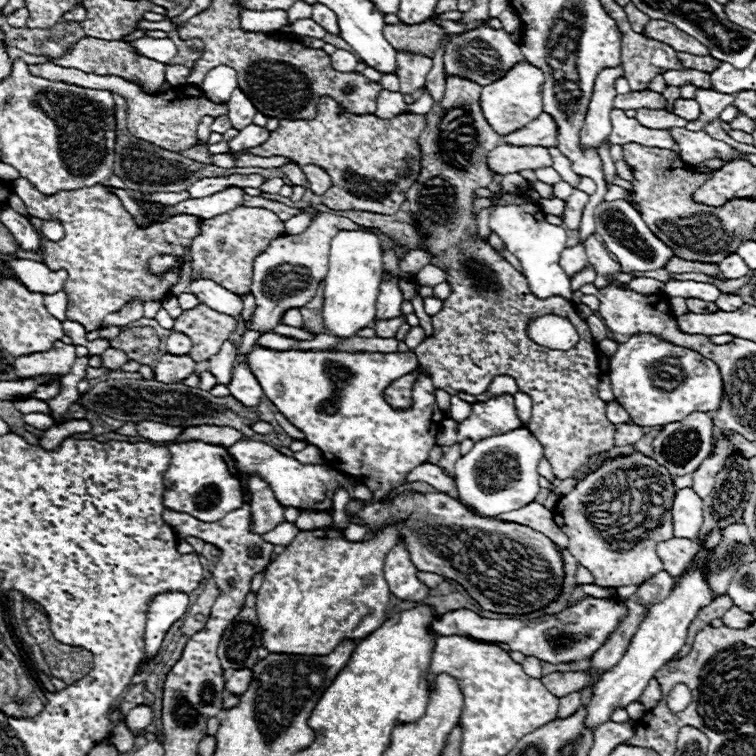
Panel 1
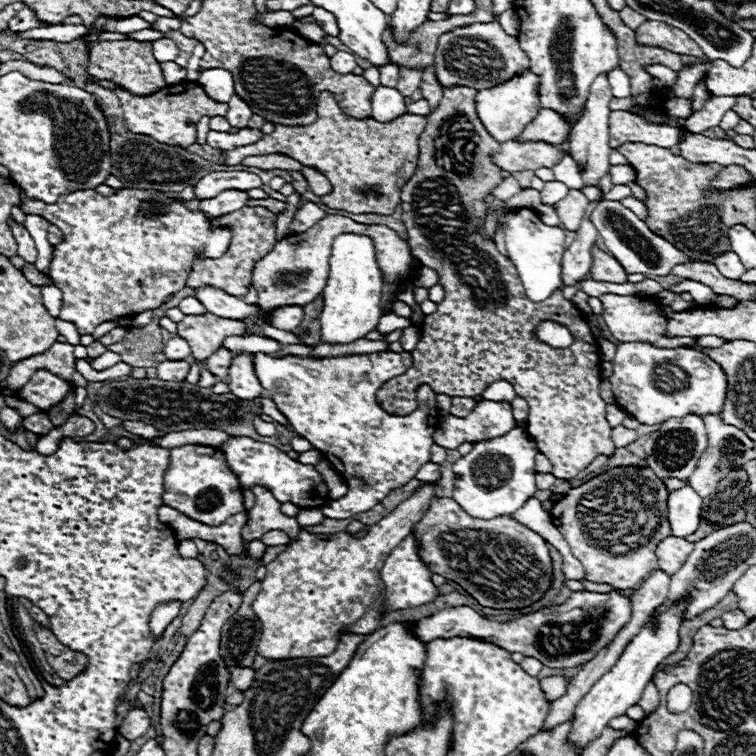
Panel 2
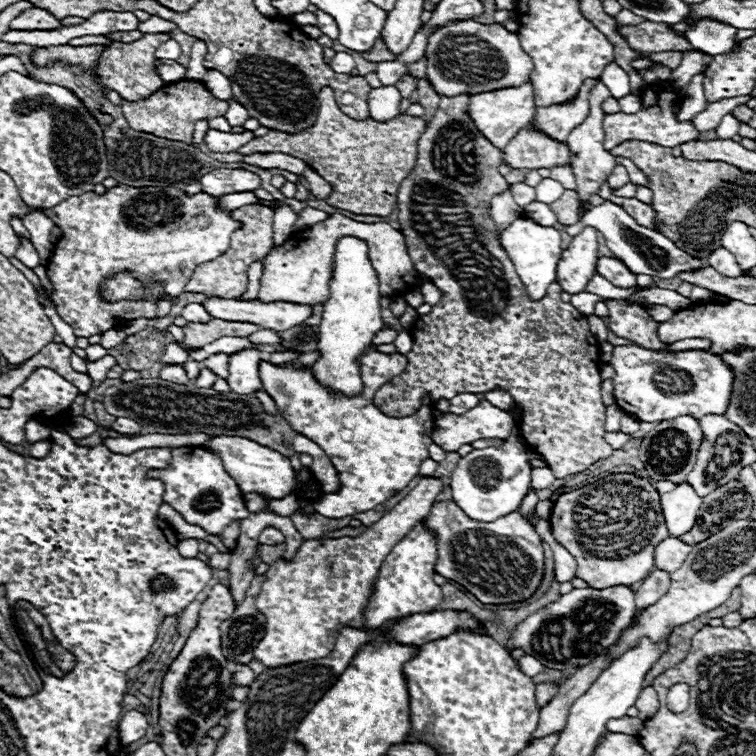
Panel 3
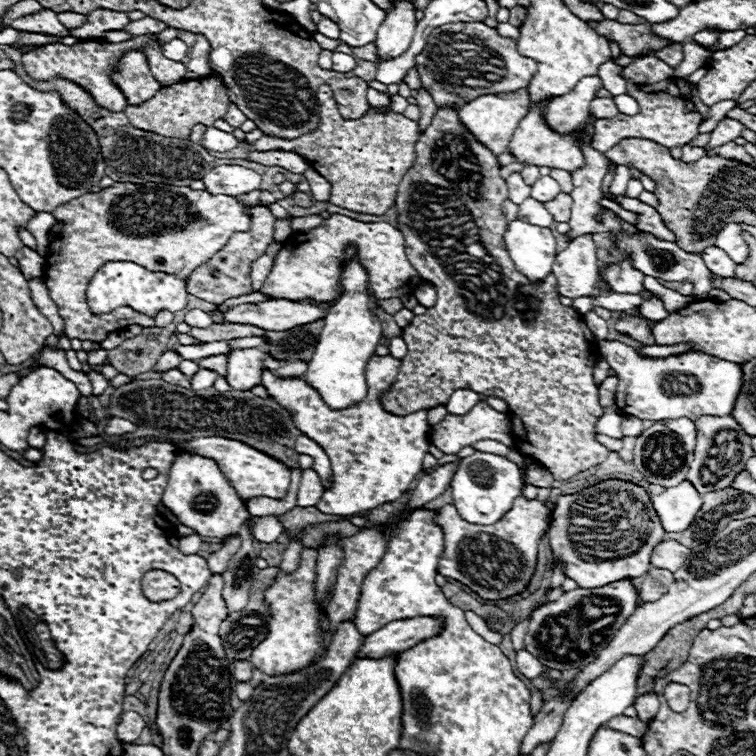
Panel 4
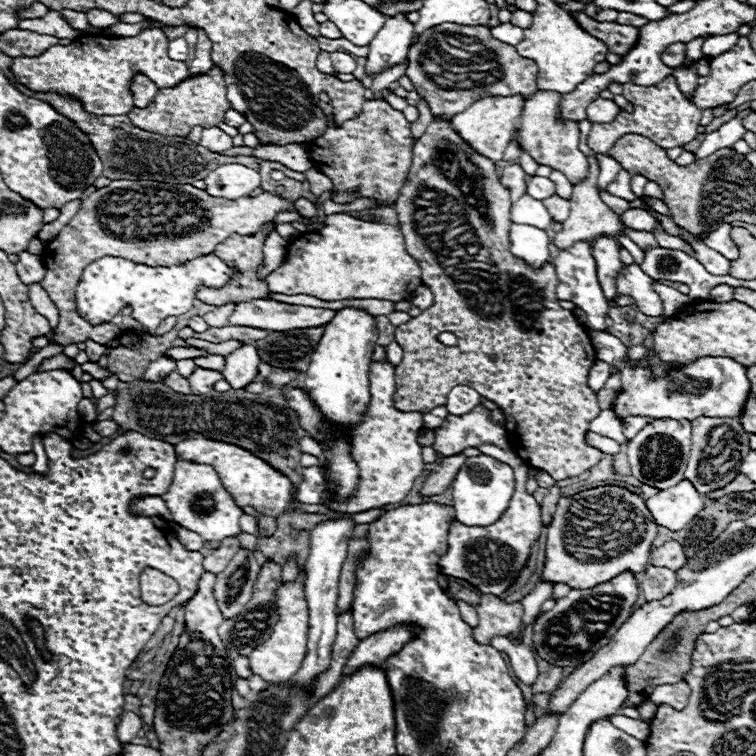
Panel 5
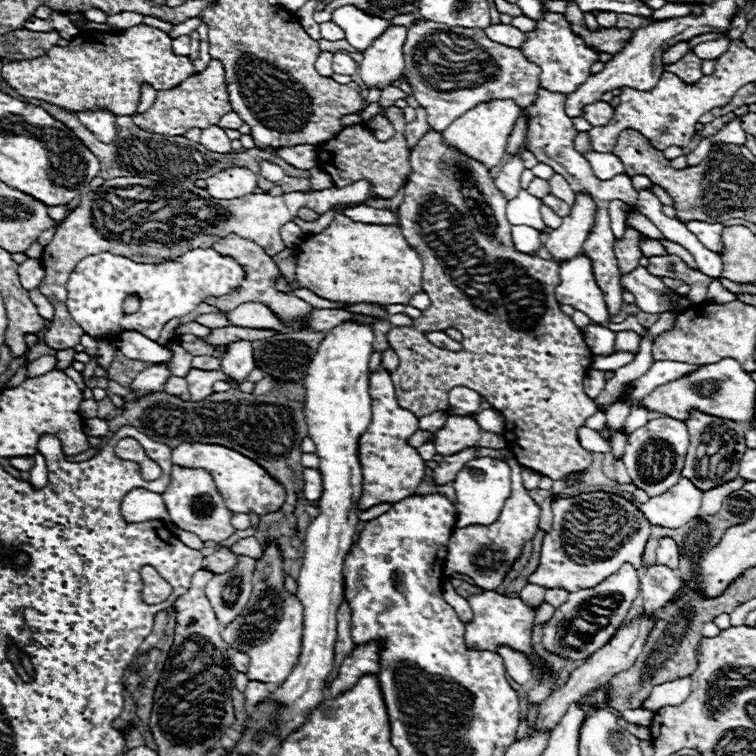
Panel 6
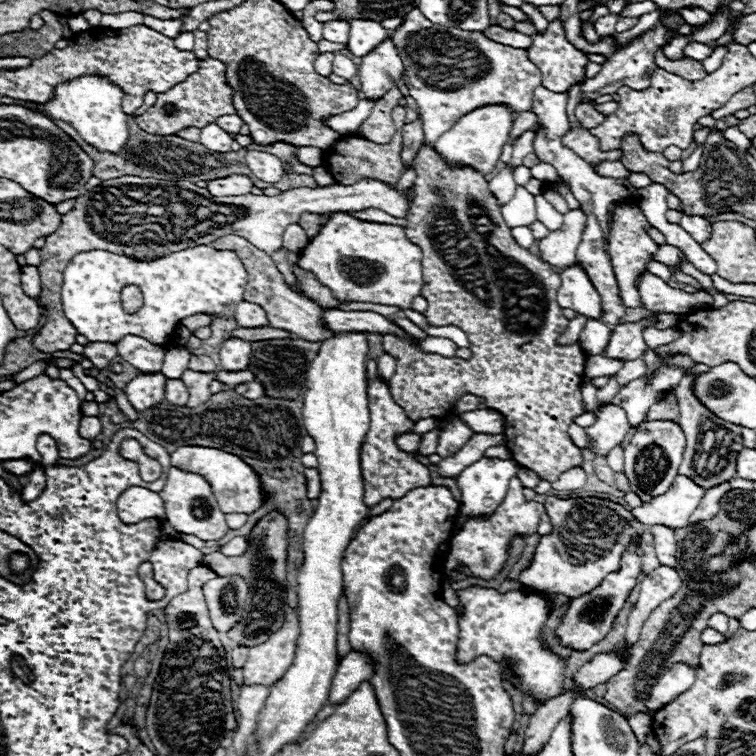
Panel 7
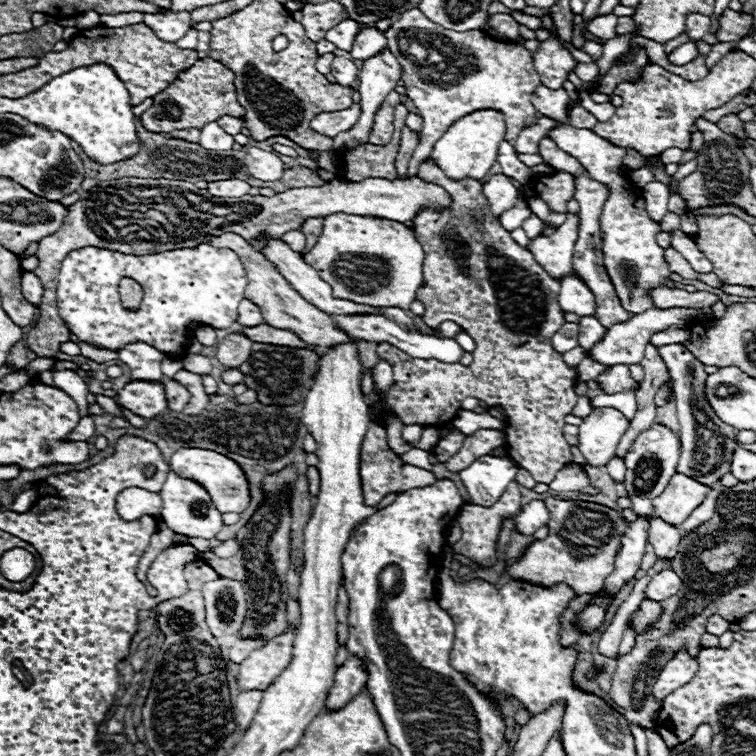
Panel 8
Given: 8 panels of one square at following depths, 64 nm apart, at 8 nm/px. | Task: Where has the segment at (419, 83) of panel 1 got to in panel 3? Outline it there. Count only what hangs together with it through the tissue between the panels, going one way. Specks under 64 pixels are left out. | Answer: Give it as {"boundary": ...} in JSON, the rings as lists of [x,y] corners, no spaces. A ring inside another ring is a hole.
{"boundary":[[[402,76],[398,82],[396,82],[396,88],[400,90],[400,94],[402,94],[402,98],[410,98],[412,94],[414,94],[414,90],[416,90],[416,82],[414,82],[414,78],[412,76]]]}

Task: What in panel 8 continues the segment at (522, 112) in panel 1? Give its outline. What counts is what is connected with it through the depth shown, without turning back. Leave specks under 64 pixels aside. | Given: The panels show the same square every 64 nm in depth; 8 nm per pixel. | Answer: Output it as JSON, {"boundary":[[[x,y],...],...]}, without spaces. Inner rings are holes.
{"boundary":[[[478,110],[468,114],[466,118],[456,120],[444,134],[442,138],[434,144],[430,158],[440,164],[440,170],[448,174],[452,180],[460,178],[476,178],[482,180],[492,164],[496,164],[496,154],[498,146],[504,140],[504,116],[496,110]]]}

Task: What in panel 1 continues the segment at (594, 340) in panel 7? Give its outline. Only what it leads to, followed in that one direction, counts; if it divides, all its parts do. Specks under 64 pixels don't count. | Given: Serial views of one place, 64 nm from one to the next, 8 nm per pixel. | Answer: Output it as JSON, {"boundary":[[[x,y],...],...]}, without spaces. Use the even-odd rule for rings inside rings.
{"boundary":[[[632,336],[628,342],[618,344],[616,354],[610,358],[610,384],[616,402],[630,414],[638,426],[664,426],[686,418],[690,412],[714,412],[718,410],[724,384],[718,366],[700,356],[698,352],[682,346],[672,346],[656,336]],[[670,358],[670,366],[666,364]],[[670,370],[670,372],[668,372]],[[652,380],[682,380],[674,390],[662,390]]]}

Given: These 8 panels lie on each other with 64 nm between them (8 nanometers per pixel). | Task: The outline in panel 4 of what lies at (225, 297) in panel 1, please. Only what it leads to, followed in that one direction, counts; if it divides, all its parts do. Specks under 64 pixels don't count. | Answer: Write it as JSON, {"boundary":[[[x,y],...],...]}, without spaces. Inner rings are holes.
{"boundary":[[[266,300],[258,304],[240,304],[228,310],[224,318],[226,322],[244,322],[260,326],[264,330],[282,332],[300,324],[310,324],[314,320],[326,318],[326,310],[290,300]]]}

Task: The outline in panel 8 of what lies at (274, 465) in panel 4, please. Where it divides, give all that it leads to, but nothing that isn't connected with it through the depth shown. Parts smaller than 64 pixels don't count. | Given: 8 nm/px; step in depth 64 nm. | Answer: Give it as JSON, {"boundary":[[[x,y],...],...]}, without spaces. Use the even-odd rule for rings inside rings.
{"boundary":[[[180,448],[172,454],[170,468],[176,470],[176,474],[180,474],[182,478],[196,478],[196,482],[200,482],[200,486],[204,486],[208,494],[212,494],[212,502],[216,502],[220,512],[242,512],[248,506],[250,496],[244,472],[234,460],[218,452],[202,448]]]}

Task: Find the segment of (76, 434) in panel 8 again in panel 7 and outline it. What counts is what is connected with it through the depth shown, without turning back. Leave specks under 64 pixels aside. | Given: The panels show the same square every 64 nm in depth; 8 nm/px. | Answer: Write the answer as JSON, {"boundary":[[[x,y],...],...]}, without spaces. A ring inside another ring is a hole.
{"boundary":[[[82,416],[80,420],[80,428],[78,428],[78,434],[82,438],[88,438],[88,440],[94,440],[102,430],[102,424],[96,416]]]}

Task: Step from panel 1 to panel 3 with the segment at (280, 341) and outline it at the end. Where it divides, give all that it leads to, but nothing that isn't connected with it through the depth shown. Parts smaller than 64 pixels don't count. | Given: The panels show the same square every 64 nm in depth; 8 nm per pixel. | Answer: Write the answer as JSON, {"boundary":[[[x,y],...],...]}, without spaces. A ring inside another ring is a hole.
{"boundary":[[[224,336],[200,350],[192,350],[192,348],[186,348],[190,358],[192,360],[198,360],[202,362],[204,358],[212,356],[212,354],[218,354],[218,352],[226,352],[226,354],[232,354],[232,352],[238,352],[238,350],[246,350],[246,348],[260,348],[260,350],[266,350],[266,352],[274,352],[272,346],[254,346],[248,342],[248,338],[234,338],[234,336]]]}

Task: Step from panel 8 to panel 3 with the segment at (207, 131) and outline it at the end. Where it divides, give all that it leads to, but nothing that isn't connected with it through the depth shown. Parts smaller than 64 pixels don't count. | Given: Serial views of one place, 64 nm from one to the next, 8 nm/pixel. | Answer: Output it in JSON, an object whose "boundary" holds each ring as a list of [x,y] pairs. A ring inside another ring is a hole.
{"boundary":[[[208,130],[204,136],[204,144],[212,150],[212,152],[234,152],[240,146],[244,146],[246,142],[250,142],[254,138],[252,132],[242,132],[242,134],[234,134],[234,132],[220,132],[220,130]]]}

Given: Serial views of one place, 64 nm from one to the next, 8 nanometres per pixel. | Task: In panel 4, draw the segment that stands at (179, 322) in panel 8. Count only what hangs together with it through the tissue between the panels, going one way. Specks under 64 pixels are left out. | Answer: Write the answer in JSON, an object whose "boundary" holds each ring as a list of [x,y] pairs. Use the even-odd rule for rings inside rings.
{"boundary":[[[106,262],[104,266],[100,266],[96,270],[94,278],[90,278],[88,288],[86,288],[86,298],[88,298],[90,310],[98,316],[108,314],[120,306],[130,306],[136,312],[156,318],[156,314],[160,310],[178,312],[178,310],[186,308],[186,304],[188,304],[186,282],[188,280],[180,280],[174,274],[150,272],[134,262]]]}

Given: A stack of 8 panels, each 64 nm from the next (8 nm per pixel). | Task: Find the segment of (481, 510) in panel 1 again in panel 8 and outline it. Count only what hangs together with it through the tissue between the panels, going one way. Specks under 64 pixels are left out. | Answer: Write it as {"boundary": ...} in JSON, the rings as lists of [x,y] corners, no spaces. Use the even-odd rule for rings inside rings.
{"boundary":[[[480,456],[468,468],[460,470],[460,478],[470,494],[468,504],[492,506],[506,486],[516,478],[518,466],[510,458]]]}

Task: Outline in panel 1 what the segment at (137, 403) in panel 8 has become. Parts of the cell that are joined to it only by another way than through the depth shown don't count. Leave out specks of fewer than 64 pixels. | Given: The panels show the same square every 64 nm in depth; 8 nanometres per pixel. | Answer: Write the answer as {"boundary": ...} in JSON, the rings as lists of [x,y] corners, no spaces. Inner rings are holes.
{"boundary":[[[172,332],[170,338],[168,338],[168,342],[166,342],[166,352],[168,352],[168,354],[184,356],[184,354],[190,352],[190,348],[192,348],[190,338],[184,336],[184,334],[180,334],[180,332]]]}

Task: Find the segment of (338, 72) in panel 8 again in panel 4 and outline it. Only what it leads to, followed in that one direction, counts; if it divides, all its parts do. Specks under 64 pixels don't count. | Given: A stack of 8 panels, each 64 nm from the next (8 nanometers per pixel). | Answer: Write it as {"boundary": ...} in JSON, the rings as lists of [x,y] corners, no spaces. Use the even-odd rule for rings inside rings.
{"boundary":[[[334,52],[332,54],[332,62],[334,62],[334,68],[332,70],[336,70],[336,72],[350,72],[350,70],[354,70],[356,68],[356,60],[354,60],[354,56],[350,56],[350,54],[344,54],[344,52]]]}

